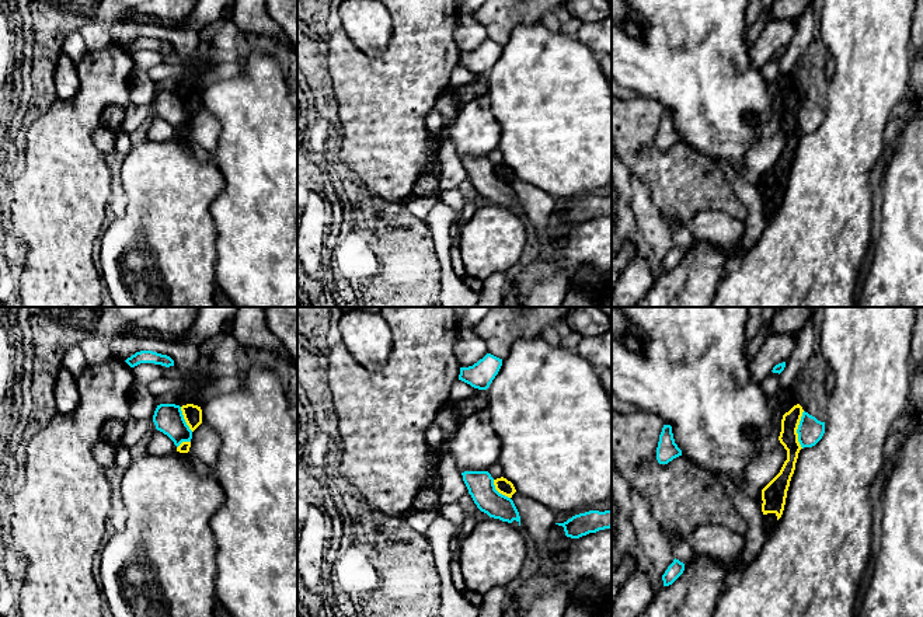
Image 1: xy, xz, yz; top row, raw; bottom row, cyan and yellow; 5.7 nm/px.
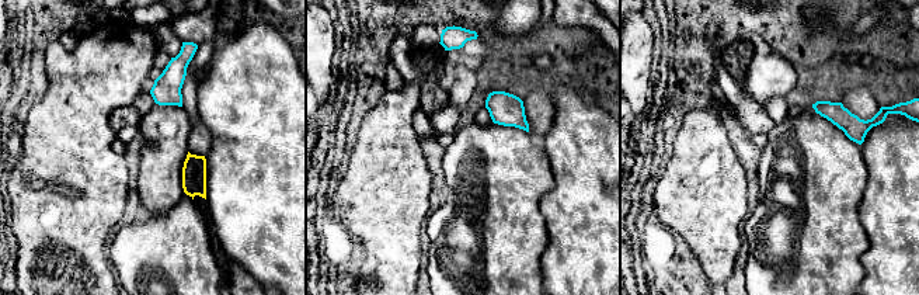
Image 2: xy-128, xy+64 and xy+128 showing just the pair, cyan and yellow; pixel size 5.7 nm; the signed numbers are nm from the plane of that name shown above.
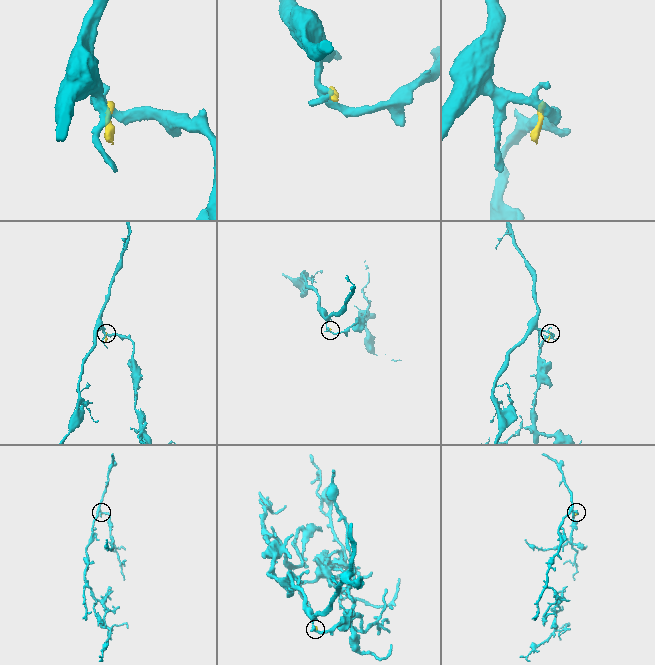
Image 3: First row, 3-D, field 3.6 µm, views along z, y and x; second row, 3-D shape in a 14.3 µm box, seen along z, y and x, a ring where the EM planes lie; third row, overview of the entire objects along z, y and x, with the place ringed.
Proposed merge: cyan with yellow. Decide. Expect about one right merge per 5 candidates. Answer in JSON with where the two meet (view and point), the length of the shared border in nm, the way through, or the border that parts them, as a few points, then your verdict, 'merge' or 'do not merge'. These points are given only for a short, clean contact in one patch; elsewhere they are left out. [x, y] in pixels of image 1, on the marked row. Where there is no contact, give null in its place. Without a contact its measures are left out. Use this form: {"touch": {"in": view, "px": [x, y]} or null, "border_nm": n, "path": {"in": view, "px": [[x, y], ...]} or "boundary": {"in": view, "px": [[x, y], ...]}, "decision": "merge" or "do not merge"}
{"touch": {"in": "yz", "px": [797, 429]}, "border_nm": 220, "boundary": {"in": "yz", "px": [[804, 411], [797, 429], [797, 441], [801, 448]]}, "decision": "do not merge"}

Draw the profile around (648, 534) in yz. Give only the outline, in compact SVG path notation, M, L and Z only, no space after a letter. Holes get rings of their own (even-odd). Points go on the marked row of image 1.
M631 492L631 499L631 524L637 541L662 576L675 560L671 543L663 537L656 524L651 512L649 501L640 492Z

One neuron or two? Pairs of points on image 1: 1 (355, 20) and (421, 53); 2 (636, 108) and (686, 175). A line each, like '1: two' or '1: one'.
1: two
2: one

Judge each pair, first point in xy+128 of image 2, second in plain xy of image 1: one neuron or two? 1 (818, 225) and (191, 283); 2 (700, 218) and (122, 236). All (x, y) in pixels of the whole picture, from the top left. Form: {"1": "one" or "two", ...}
{"1": "one", "2": "two"}

